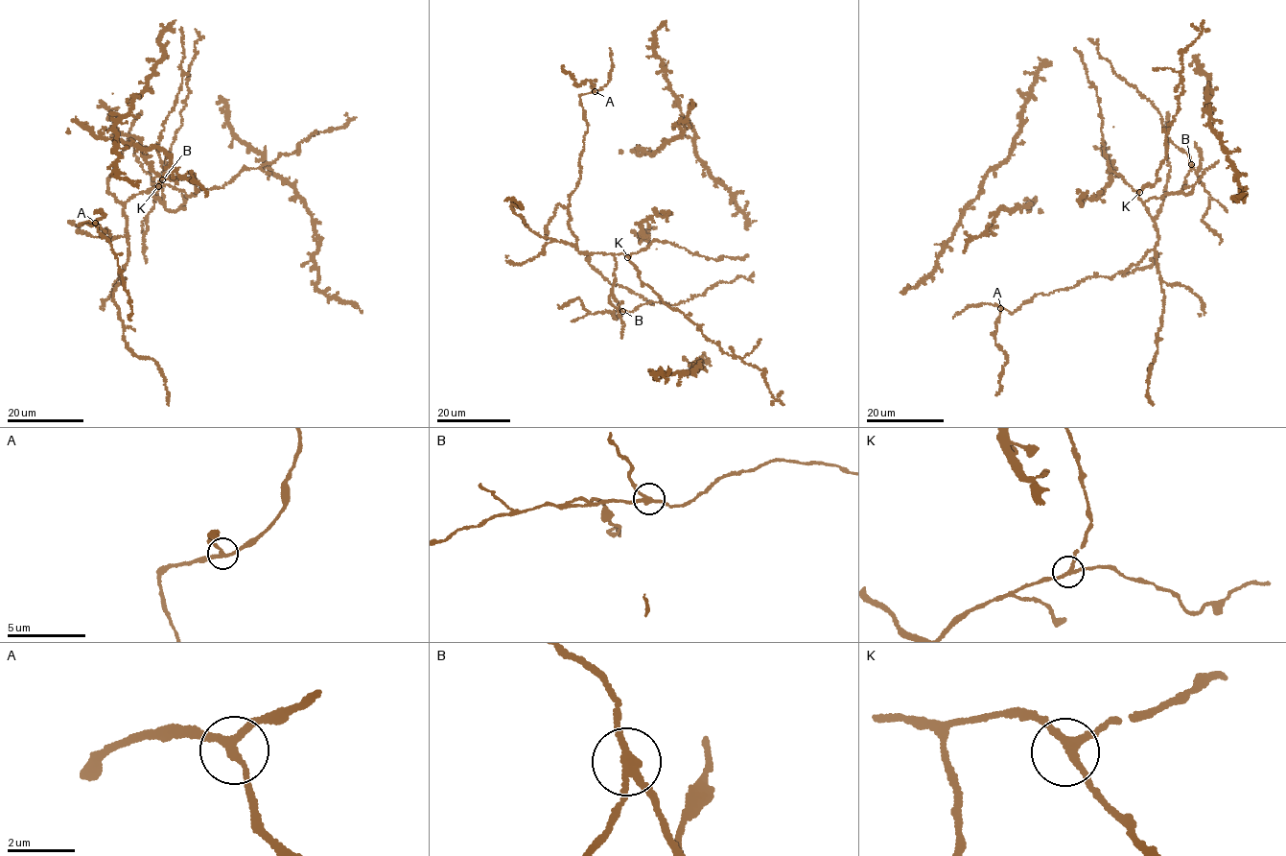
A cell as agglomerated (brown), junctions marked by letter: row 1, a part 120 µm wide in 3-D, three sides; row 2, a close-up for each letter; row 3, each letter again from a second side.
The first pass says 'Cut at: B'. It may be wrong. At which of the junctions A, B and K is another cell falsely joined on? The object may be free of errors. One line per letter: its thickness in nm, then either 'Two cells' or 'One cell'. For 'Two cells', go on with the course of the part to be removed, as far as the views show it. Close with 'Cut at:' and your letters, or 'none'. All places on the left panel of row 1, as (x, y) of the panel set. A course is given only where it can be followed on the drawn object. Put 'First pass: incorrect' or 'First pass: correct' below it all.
A: Thickness 190 nm. One cell
B: Thickness 200 nm. Two cells. Course of the part to remove: (162, 179), (189, 91), (189, 66), (199, 37), (196, 29)
K: Thickness 200 nm. One cell
Cut at: B
First pass: correct

